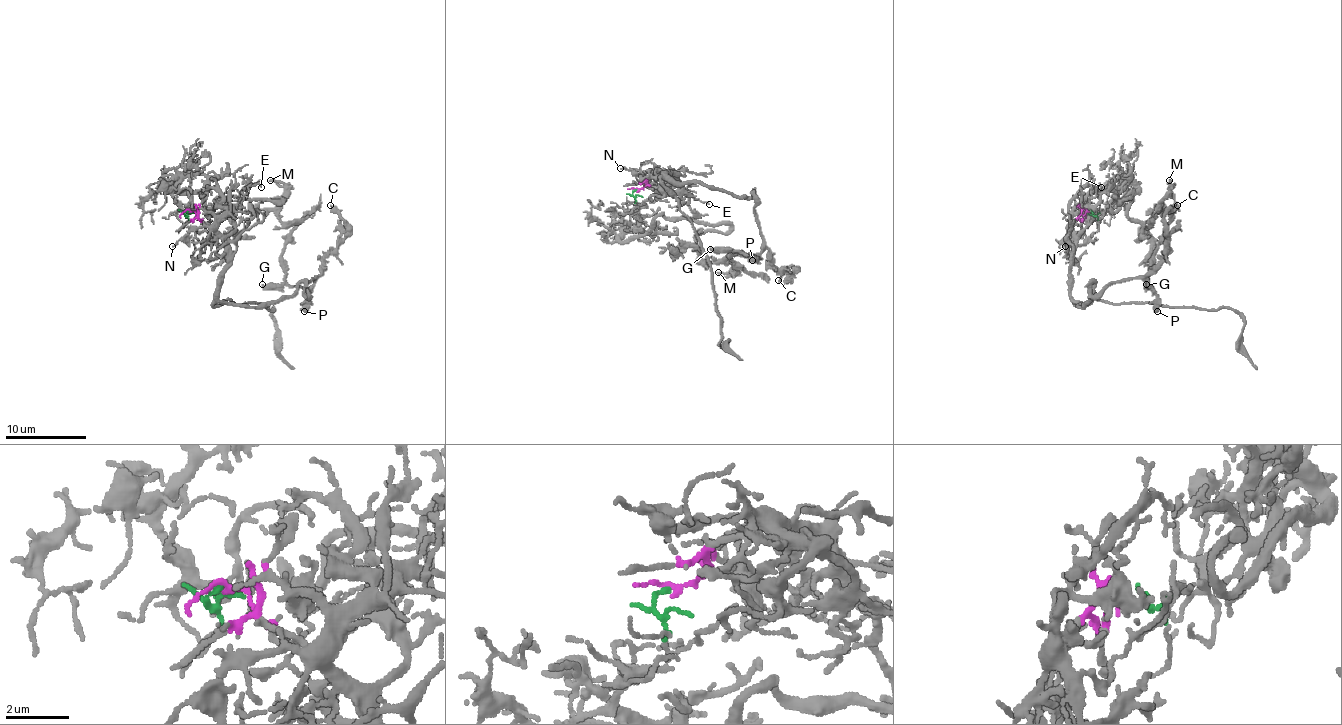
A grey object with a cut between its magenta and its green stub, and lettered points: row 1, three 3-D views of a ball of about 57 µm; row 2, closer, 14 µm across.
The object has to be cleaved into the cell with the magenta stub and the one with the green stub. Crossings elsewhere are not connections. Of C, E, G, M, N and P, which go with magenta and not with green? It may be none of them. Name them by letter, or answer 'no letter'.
C, E, G, N, P

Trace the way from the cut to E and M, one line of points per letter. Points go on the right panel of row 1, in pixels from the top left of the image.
E: (1085, 209), (1079, 207), (1071, 211), (1073, 215), (1081, 211), (1095, 195), (1099, 183), (1101, 187)
M: (1087, 209), (1101, 213), (1119, 187), (1129, 193), (1113, 211), (1125, 199), (1131, 219), (1149, 219), (1170, 179)

